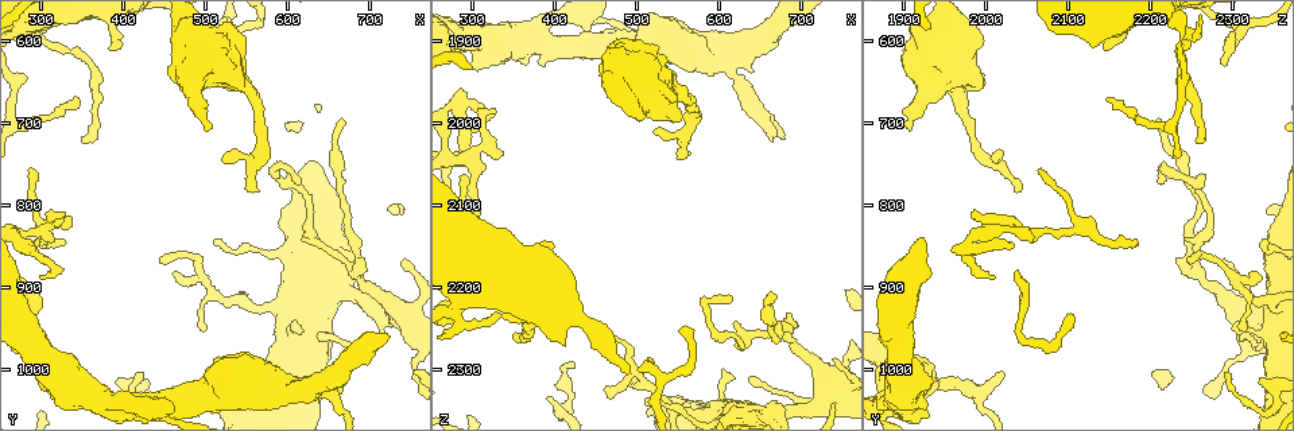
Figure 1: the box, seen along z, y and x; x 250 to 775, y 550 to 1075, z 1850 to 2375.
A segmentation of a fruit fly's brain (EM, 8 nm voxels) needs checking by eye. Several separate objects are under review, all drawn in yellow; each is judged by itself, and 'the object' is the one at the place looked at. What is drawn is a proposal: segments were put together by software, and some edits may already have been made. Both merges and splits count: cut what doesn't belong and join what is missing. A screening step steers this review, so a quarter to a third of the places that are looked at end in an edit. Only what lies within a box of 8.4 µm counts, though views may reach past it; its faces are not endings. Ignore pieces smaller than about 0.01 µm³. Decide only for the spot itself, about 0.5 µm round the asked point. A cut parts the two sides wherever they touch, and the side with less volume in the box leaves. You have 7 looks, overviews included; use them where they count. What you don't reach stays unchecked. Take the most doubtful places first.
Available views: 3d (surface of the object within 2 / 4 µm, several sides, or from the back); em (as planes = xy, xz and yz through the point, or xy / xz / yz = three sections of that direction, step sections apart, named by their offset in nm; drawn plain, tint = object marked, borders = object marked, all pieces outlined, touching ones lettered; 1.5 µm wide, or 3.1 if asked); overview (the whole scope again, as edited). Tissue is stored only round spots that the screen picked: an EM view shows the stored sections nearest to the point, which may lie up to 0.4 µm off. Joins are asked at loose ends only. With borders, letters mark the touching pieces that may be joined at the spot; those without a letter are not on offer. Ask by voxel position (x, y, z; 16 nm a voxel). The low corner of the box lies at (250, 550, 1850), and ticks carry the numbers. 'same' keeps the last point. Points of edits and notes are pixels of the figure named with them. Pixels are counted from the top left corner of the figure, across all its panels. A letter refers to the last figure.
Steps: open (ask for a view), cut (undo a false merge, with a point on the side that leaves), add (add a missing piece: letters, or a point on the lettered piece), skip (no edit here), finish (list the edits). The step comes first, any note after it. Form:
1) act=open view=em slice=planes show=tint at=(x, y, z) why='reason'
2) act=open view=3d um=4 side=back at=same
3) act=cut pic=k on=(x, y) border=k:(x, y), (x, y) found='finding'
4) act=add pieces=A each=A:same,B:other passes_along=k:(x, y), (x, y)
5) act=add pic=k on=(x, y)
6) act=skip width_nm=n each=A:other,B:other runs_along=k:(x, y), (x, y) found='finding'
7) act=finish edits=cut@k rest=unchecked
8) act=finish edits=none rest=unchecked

act=open view=3d um=4 at=(685, 885, 2265) why='arms part here'

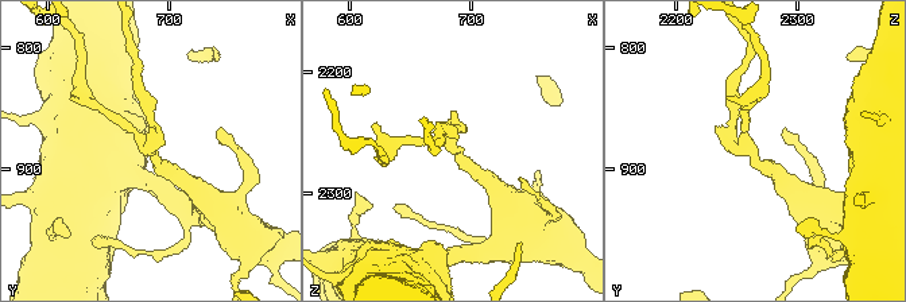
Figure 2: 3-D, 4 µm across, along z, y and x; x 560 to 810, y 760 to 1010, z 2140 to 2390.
act=open view=em slice=planes show=borders at=(686, 888, 2260) arms=3

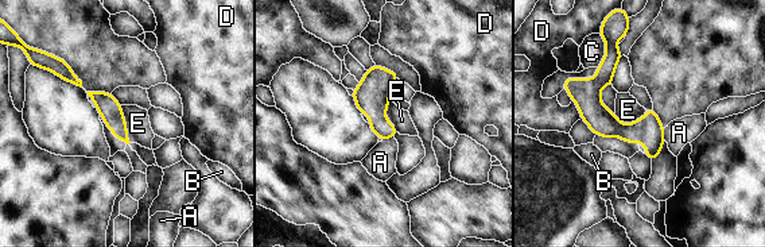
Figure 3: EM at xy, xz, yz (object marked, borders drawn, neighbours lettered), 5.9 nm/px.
act=skip each=A:other,B:other,C:other,D:other,E:other runs_along=3:(601, 72), (594, 107), (652, 155) found='one neuron here'

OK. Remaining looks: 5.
act=open view=3d um=4 at=(465, 880, 2320) why='thin end'

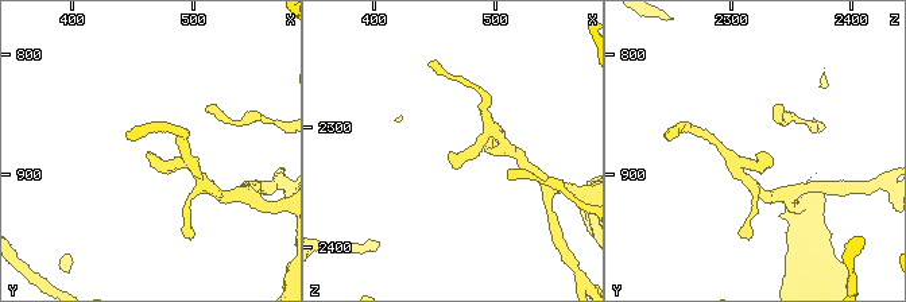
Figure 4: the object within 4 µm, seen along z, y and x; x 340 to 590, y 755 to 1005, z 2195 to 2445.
act=open view=em slice=planes show=plain at=(464, 882, 2322) why='now the EM'

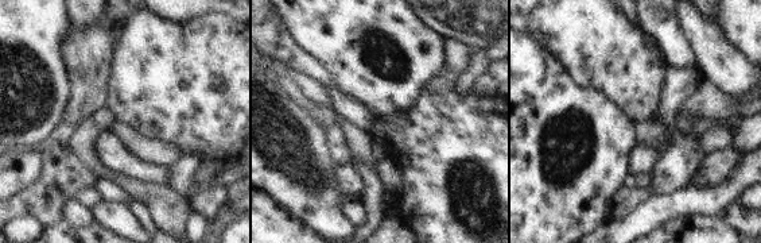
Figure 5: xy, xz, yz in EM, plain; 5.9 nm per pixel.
act=open view=em slice=planes show=borders at=same why='see the neighbours'

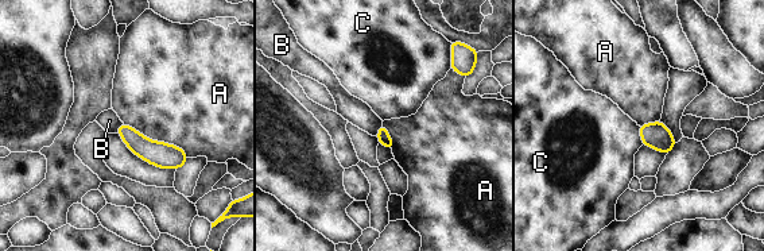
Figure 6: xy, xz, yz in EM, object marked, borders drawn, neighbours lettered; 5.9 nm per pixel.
act=skip each=A:other,B:other,C:other runs_along=6:(121, 130), (150, 151), (182, 159) found='none of them fits'

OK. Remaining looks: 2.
act=open view=em slice=xz step=8 show=tint at=(620, 770, 2215) why='branch stops here'

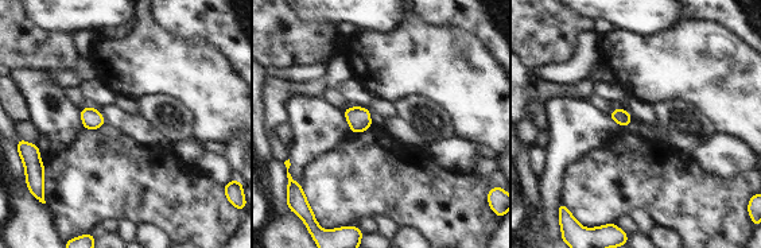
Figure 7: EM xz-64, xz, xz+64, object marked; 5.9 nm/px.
act=open view=em slice=planes show=borders at=same

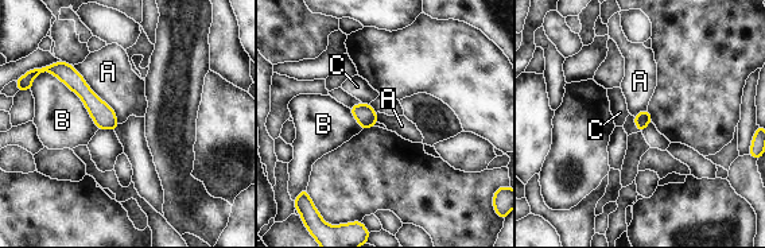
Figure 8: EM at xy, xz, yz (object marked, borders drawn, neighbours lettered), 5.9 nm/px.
act=skip each=A:other,B:other,C:other found='none of them fits'

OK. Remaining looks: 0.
act=finish edits=none rest=unchecked

